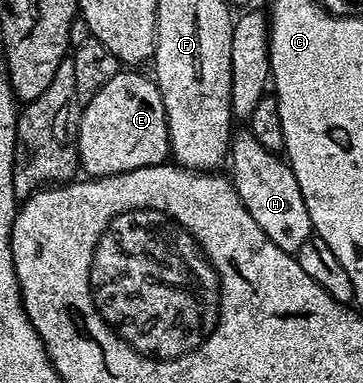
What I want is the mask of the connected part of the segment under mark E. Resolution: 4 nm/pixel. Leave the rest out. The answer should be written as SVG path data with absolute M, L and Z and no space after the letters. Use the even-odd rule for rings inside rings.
M123 69L100 92L85 99L78 121L78 165L83 175L107 178L136 168L163 165L170 158L164 100L153 77Z

